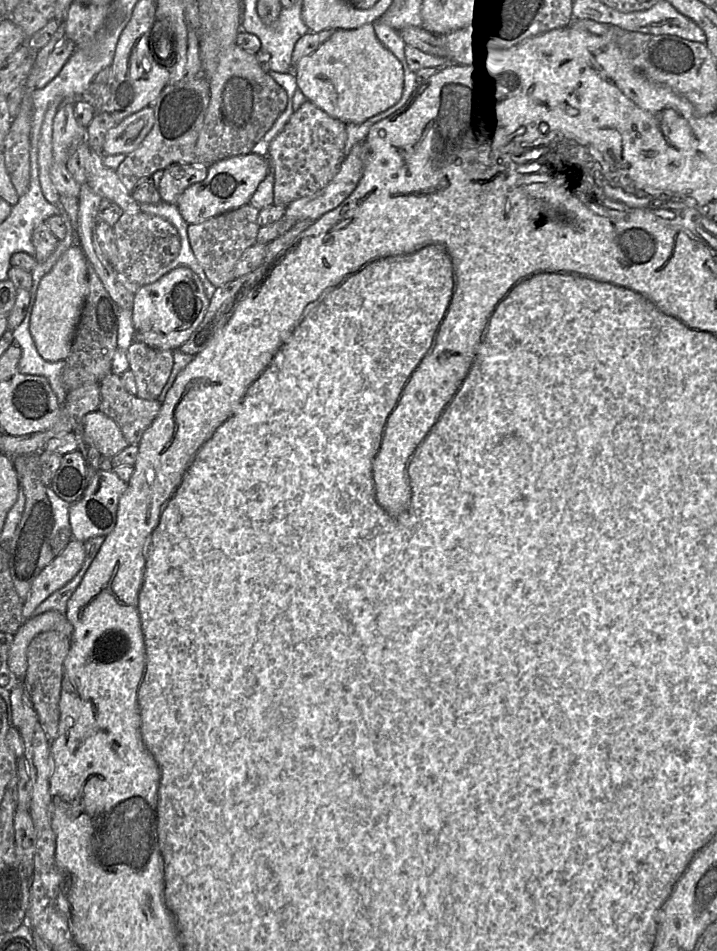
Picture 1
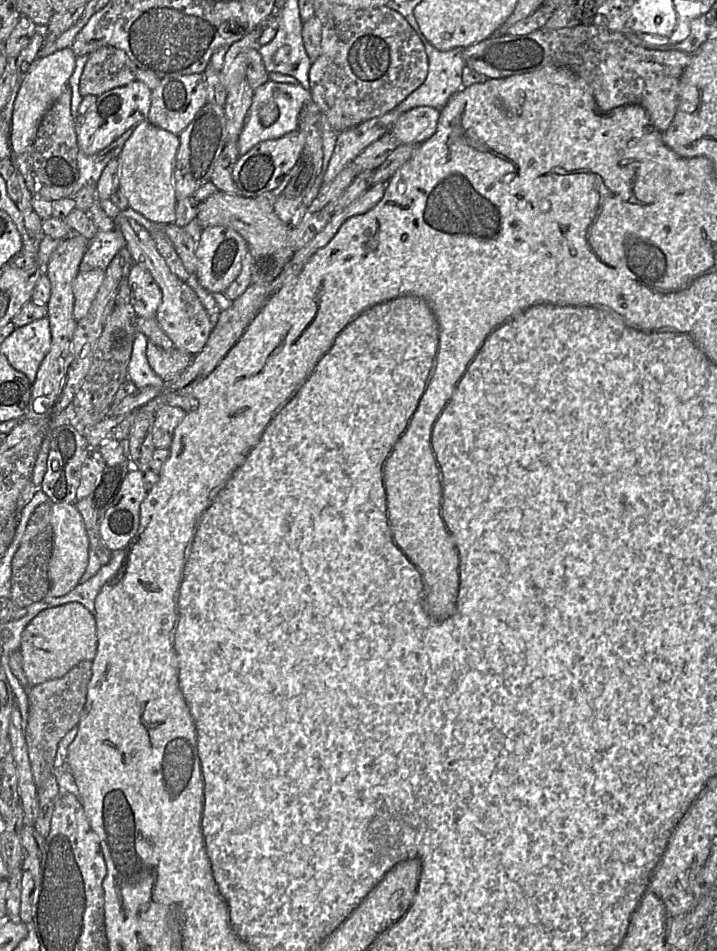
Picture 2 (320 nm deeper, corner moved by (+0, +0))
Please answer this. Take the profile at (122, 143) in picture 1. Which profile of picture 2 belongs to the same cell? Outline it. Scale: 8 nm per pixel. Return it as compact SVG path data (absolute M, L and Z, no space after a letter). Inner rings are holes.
M147 120L136 125L119 155L119 190L129 206L146 219L158 223L174 223L177 196L174 188L174 166L179 136L153 125Z

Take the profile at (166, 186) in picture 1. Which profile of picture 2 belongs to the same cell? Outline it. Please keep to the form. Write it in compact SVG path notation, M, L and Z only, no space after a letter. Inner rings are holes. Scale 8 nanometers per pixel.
M218 191L200 202L195 218L202 229L225 226L235 230L246 240L253 257L251 284L271 284L294 255L290 246L291 226L276 215L274 201L265 196L263 194L250 198Z

